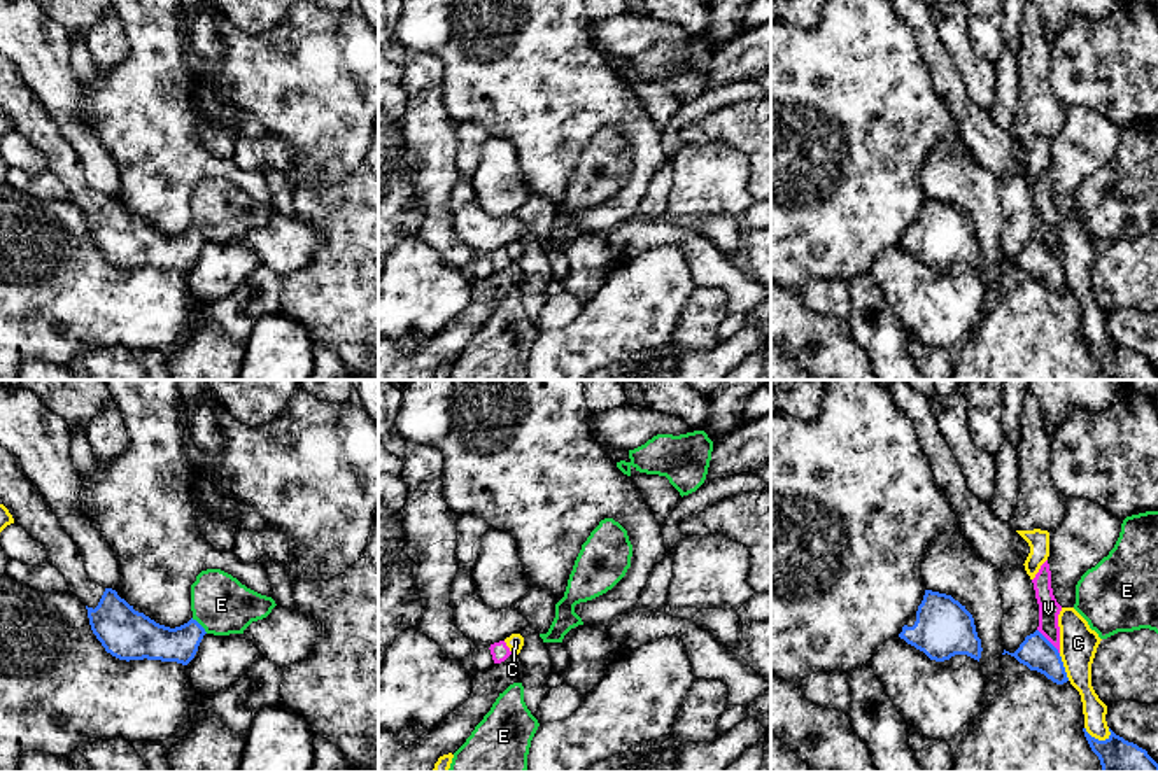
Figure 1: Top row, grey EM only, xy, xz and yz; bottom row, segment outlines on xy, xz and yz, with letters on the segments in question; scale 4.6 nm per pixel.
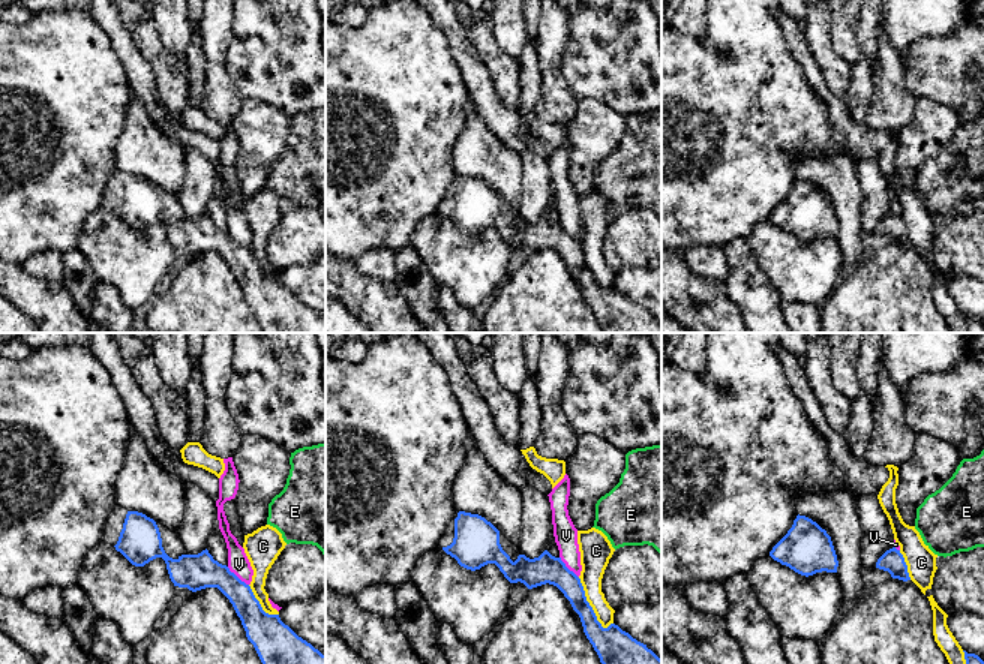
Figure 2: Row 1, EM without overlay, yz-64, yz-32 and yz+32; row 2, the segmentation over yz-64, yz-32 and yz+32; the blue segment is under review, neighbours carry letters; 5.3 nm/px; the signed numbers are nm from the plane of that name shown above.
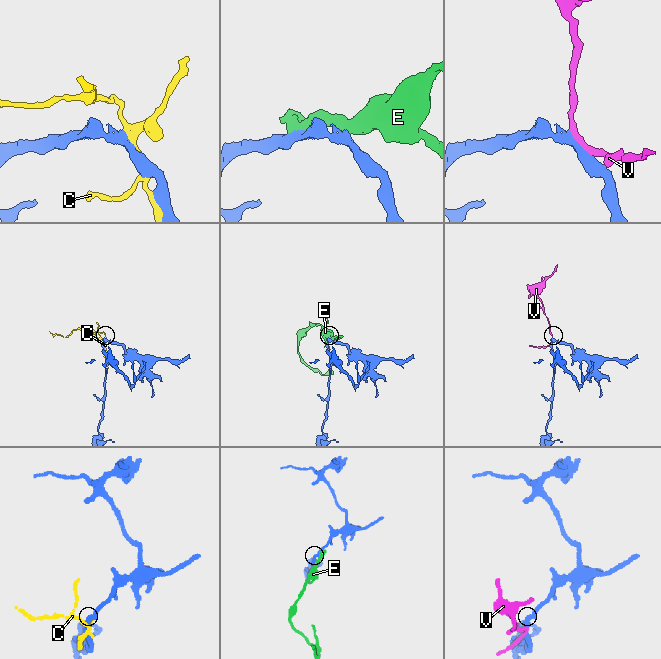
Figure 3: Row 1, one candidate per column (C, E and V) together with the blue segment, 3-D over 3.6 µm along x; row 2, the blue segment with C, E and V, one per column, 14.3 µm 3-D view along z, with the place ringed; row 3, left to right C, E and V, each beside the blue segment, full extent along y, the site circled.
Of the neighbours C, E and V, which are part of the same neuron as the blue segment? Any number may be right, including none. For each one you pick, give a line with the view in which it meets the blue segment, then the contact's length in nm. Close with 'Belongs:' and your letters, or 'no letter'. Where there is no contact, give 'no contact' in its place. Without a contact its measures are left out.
Belongs: no letter

